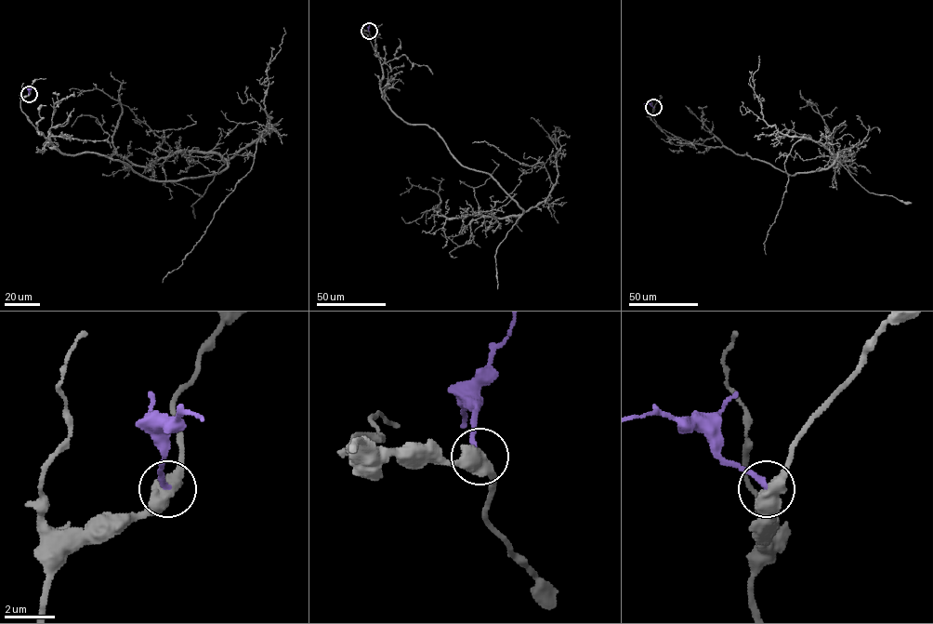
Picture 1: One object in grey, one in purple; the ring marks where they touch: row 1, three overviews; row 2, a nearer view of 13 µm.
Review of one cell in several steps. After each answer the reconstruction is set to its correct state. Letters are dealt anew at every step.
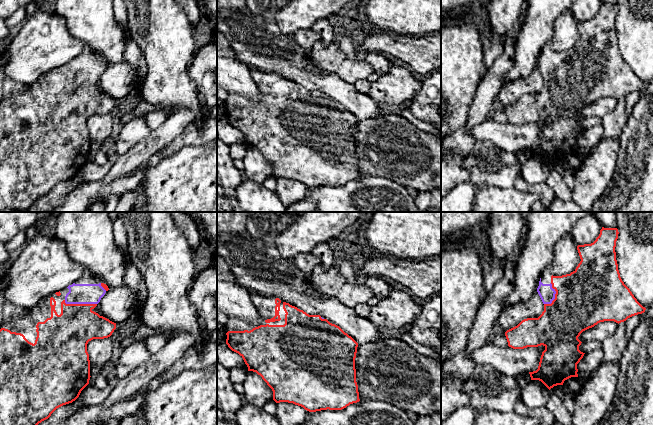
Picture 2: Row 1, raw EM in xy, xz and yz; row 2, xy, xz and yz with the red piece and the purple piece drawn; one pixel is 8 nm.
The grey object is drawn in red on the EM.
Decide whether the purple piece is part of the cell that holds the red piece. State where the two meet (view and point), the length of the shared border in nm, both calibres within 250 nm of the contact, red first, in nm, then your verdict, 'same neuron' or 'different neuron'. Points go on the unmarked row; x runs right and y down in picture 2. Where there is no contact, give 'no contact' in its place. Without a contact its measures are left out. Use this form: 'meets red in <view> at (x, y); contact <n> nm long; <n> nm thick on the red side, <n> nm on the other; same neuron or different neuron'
meets red in xy at (80, 80); contact 260 nm long; 340 nm thick on the red side, 160 nm on the other; same neuron

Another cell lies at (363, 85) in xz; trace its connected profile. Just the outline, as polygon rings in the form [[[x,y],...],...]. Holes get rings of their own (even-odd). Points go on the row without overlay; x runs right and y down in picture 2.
[[[360,79],[354,84],[357,91],[368,94],[370,82],[367,79]]]

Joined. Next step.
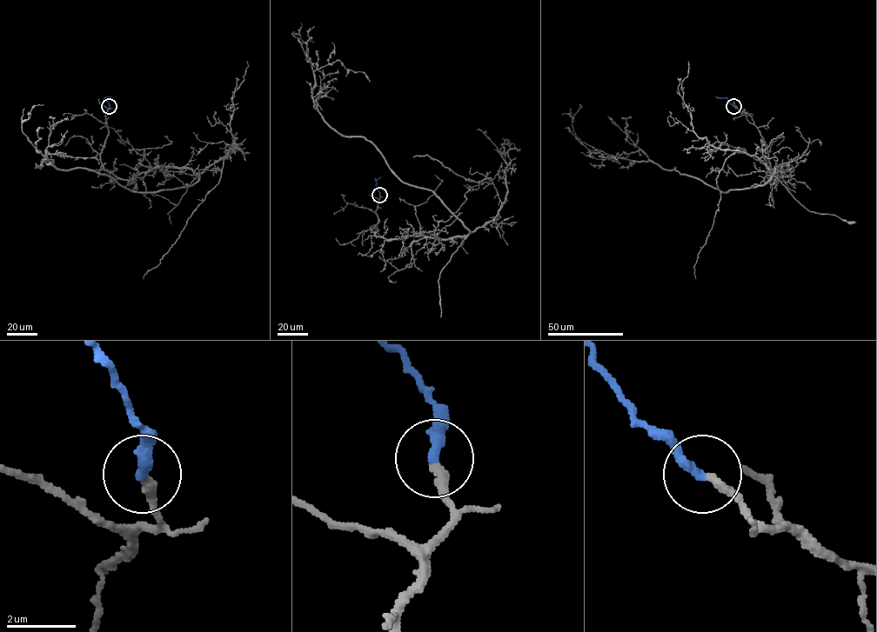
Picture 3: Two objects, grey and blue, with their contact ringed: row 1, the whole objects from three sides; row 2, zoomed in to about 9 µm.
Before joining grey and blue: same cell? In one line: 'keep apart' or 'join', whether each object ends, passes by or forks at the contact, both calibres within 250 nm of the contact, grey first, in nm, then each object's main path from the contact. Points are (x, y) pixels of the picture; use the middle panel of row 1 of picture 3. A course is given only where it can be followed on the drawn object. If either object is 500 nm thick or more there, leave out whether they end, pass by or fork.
join; grey ends; blue ends; calibres 260 and 320 nm; course grey (379, 195), (377, 236), (468, 234), (371, 143), (323, 118), (292, 33), (314, 42); course blue (379, 195), (376, 181), (381, 176)

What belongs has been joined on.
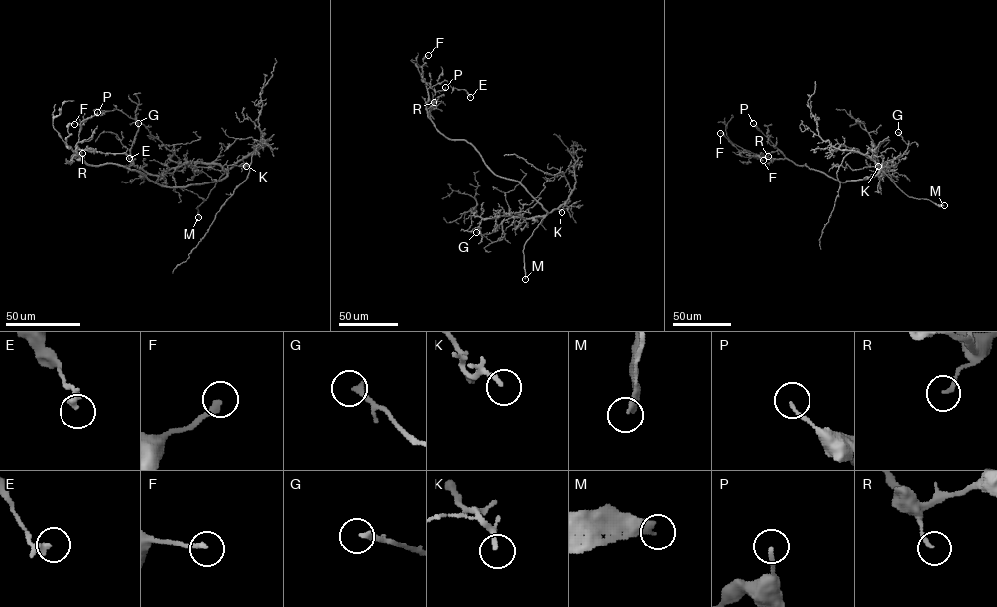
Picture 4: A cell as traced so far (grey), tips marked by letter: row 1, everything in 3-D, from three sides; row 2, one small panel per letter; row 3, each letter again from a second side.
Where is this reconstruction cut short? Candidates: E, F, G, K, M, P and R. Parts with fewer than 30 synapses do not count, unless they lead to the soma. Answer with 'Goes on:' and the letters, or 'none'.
Goes on: K, M

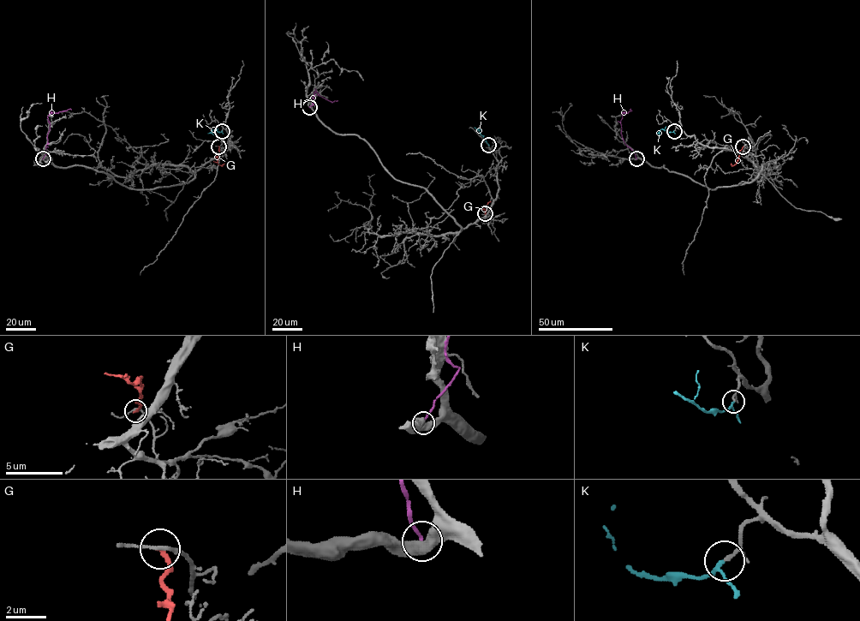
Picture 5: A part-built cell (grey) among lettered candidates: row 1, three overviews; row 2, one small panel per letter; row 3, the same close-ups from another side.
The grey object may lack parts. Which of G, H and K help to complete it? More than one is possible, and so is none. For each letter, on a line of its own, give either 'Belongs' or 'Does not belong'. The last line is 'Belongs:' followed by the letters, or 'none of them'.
G: Does not belong
H: Does not belong
K: Belongs
Belongs: K

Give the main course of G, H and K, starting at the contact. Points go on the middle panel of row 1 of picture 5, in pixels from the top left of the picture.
G: (485, 213), (484, 206), (491, 201)
H: (309, 107), (313, 104), (314, 92), (331, 102), (337, 100)
K: (488, 145), (477, 129), (480, 129)

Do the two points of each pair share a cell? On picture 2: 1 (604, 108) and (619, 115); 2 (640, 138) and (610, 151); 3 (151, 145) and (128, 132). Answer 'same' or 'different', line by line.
1: different
2: different
3: different

